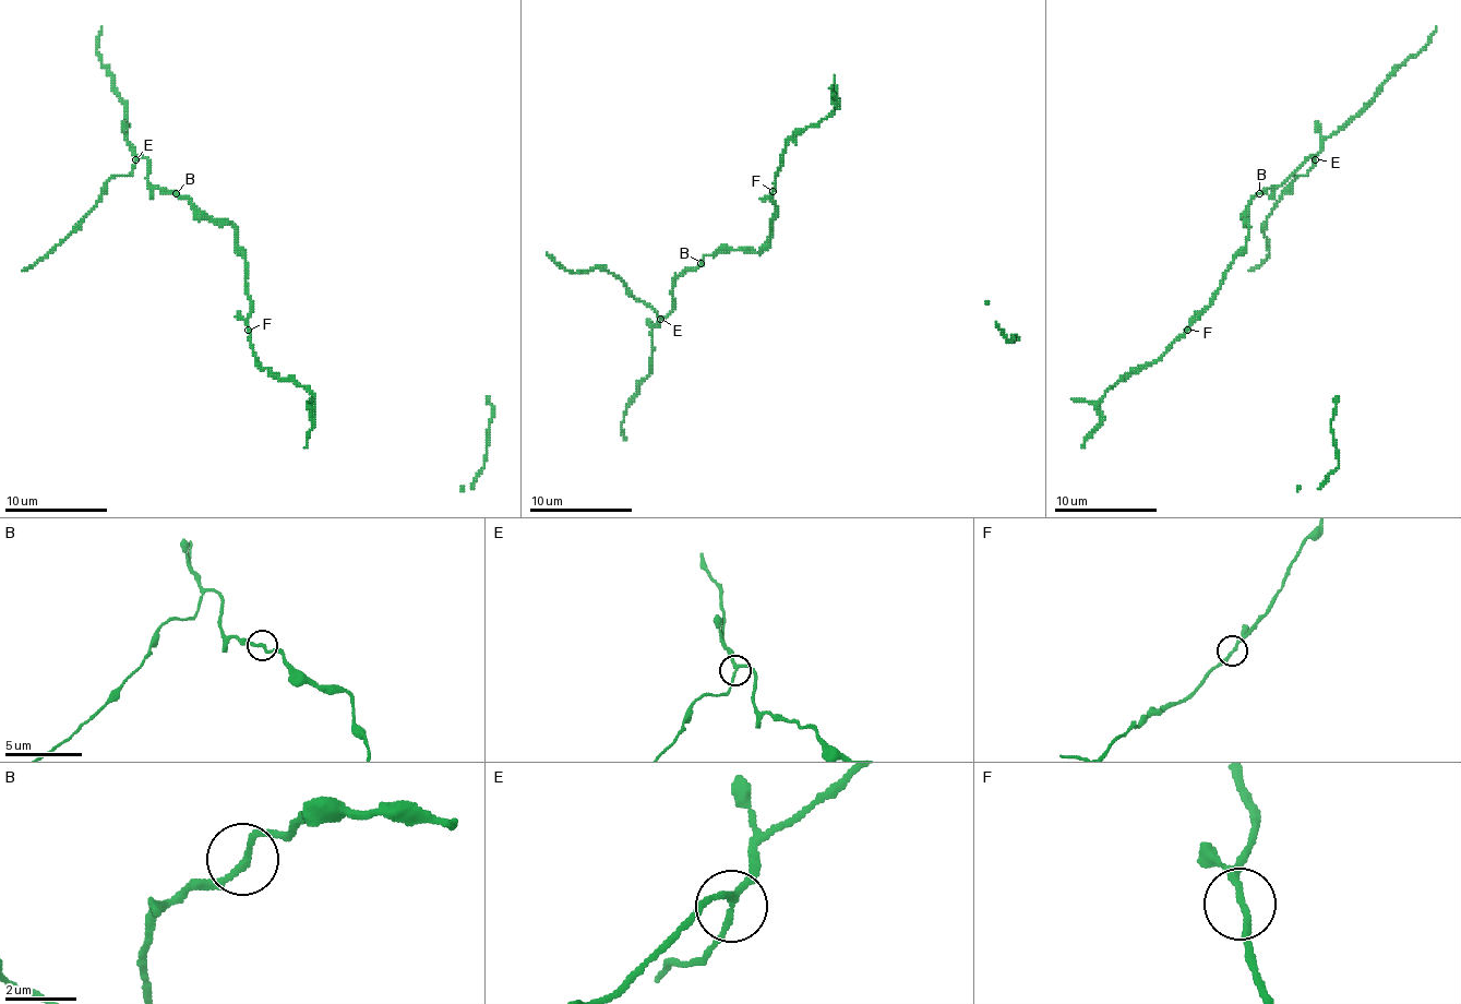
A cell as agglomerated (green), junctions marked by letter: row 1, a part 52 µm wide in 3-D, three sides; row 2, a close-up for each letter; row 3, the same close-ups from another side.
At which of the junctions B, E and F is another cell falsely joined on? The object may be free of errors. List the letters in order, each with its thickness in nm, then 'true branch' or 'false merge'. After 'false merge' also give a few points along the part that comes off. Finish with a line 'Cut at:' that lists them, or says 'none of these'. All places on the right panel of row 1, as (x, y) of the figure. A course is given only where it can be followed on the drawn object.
B: 170 nm thick; true branch
E: 160 nm thick; false merge; foreign part runs (1315, 160), (1305, 176), (1297, 176), (1290, 183), (1267, 219), (1264, 237), (1269, 255), (1248, 271)
F: 160 nm thick; true branch
Cut at: E

